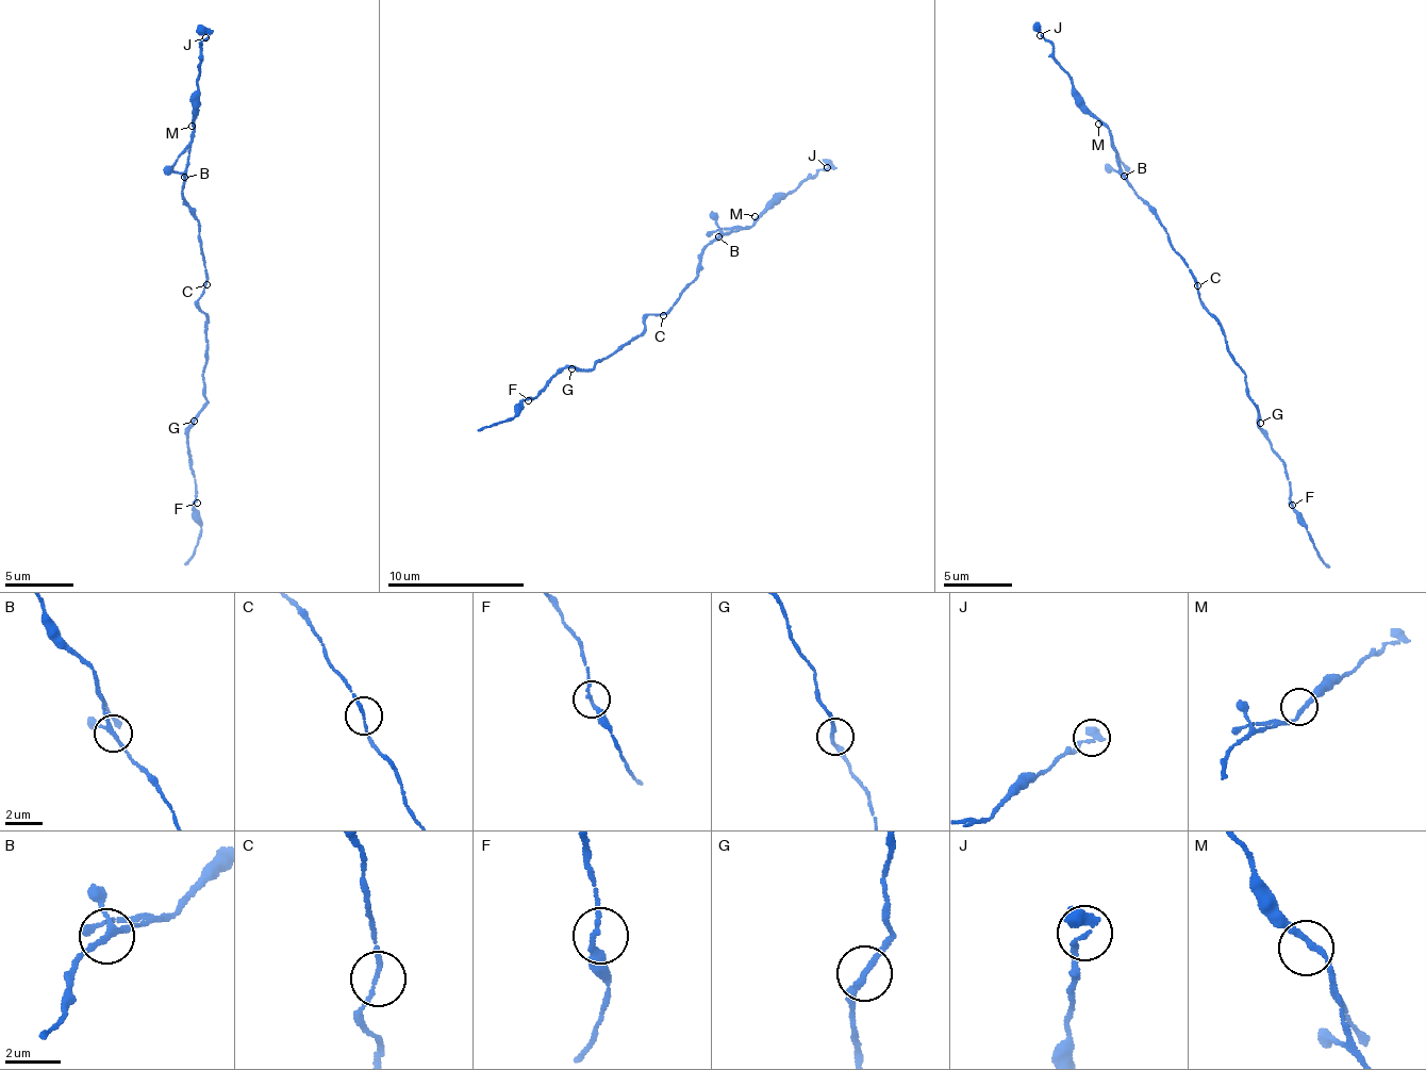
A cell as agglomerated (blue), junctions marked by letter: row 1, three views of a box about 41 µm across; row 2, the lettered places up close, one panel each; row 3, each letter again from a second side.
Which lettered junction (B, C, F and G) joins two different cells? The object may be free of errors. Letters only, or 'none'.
B

